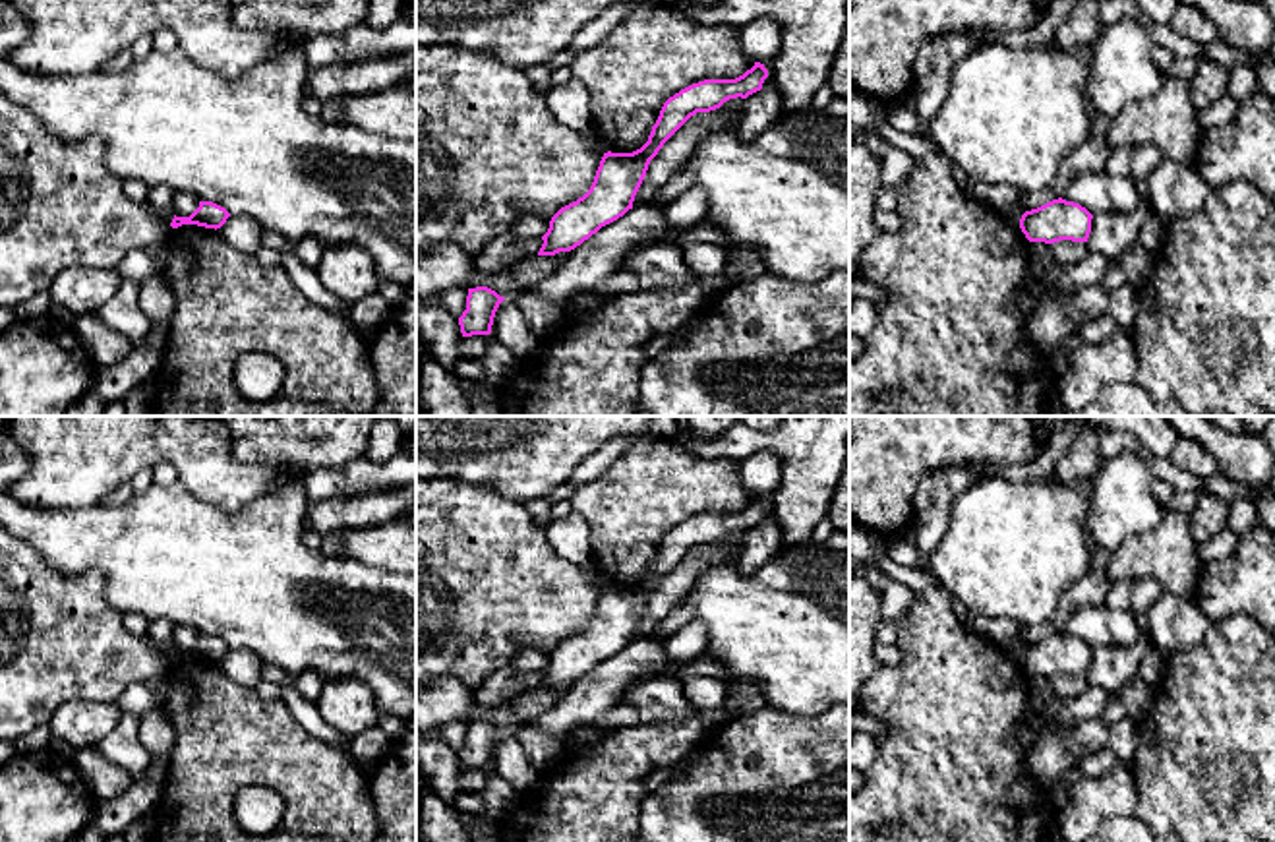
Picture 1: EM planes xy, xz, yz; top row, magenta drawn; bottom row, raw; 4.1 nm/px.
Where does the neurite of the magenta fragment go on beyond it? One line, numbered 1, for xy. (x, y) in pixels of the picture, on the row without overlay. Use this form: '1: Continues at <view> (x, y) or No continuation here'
1: No continuation here

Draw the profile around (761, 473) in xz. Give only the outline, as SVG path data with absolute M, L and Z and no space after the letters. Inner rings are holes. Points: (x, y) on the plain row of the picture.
M770 449L753 453L737 463L743 488L753 496L776 494L782 482L782 463Z

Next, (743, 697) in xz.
M751 681L727 683L727 710L735 714L755 712L768 707L762 687Z

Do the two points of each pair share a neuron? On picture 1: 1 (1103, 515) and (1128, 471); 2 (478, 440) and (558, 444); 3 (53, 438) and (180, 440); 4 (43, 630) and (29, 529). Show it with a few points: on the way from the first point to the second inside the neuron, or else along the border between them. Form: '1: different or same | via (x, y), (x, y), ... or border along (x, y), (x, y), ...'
1: same | via (1115, 504), (1125, 482)
2: same | via (498, 440), (538, 440)
3: same | via (84, 438), (149, 438)
4: different | border along (20, 539), (51, 570), (66, 575)

